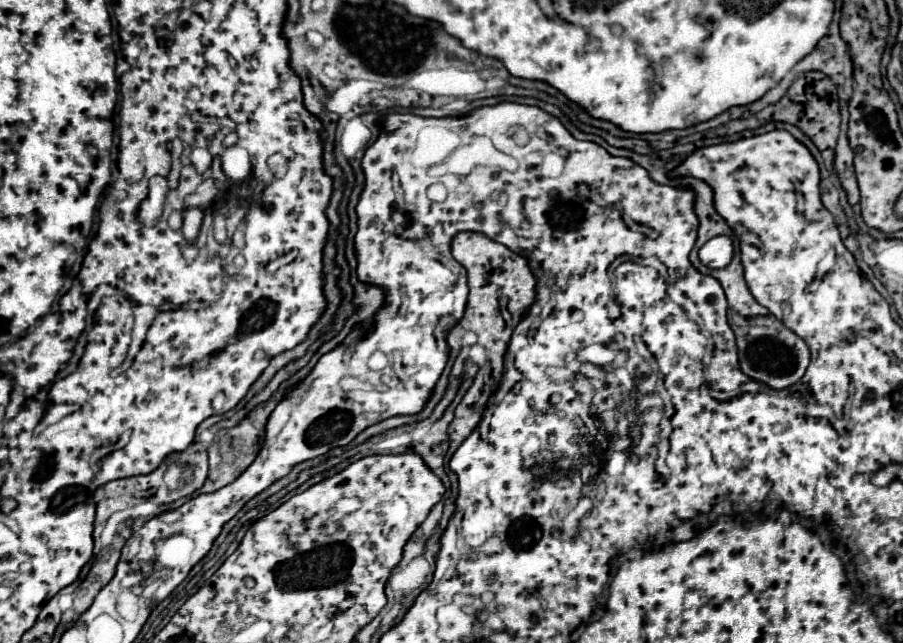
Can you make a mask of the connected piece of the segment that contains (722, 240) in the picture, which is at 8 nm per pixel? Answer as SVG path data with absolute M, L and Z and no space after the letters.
M718 235L712 237L702 249L700 249L700 261L712 269L720 269L726 267L732 261L734 255L734 247L732 247L732 239L726 235Z

